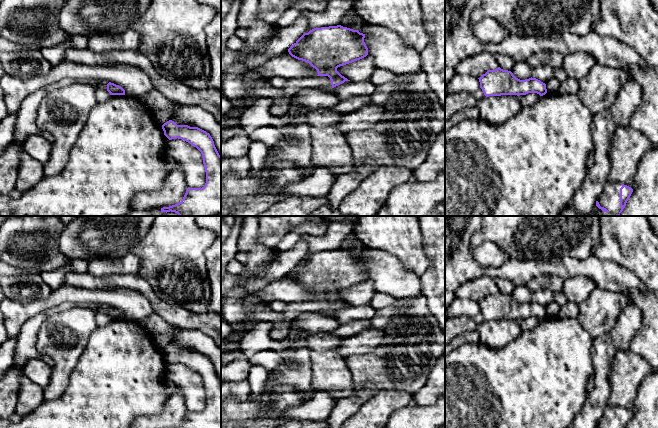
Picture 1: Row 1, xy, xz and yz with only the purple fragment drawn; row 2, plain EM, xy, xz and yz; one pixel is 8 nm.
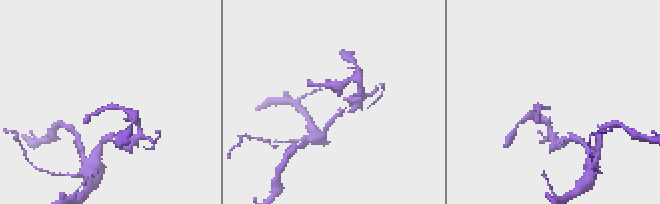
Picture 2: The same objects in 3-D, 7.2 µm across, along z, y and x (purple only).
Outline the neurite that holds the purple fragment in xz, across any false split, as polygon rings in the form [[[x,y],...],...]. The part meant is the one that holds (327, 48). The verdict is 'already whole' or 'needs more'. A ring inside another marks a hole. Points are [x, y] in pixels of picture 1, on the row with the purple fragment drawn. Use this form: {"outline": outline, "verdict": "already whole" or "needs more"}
{"outline": [[[341,25],[314,28],[308,33],[304,33],[289,49],[289,54],[309,63],[318,72],[317,76],[286,79],[286,84],[282,88],[286,97],[292,97],[302,89],[326,89],[330,90],[345,81],[350,81],[342,76],[337,68],[354,61],[360,60],[368,55],[368,48],[364,42],[365,34],[358,30],[353,30]]], "verdict": "needs more"}

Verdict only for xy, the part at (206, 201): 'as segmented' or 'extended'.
extended

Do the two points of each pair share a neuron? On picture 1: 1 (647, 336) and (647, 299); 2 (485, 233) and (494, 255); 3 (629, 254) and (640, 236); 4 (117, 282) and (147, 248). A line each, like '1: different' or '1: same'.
1: same
2: different
3: same
4: different

